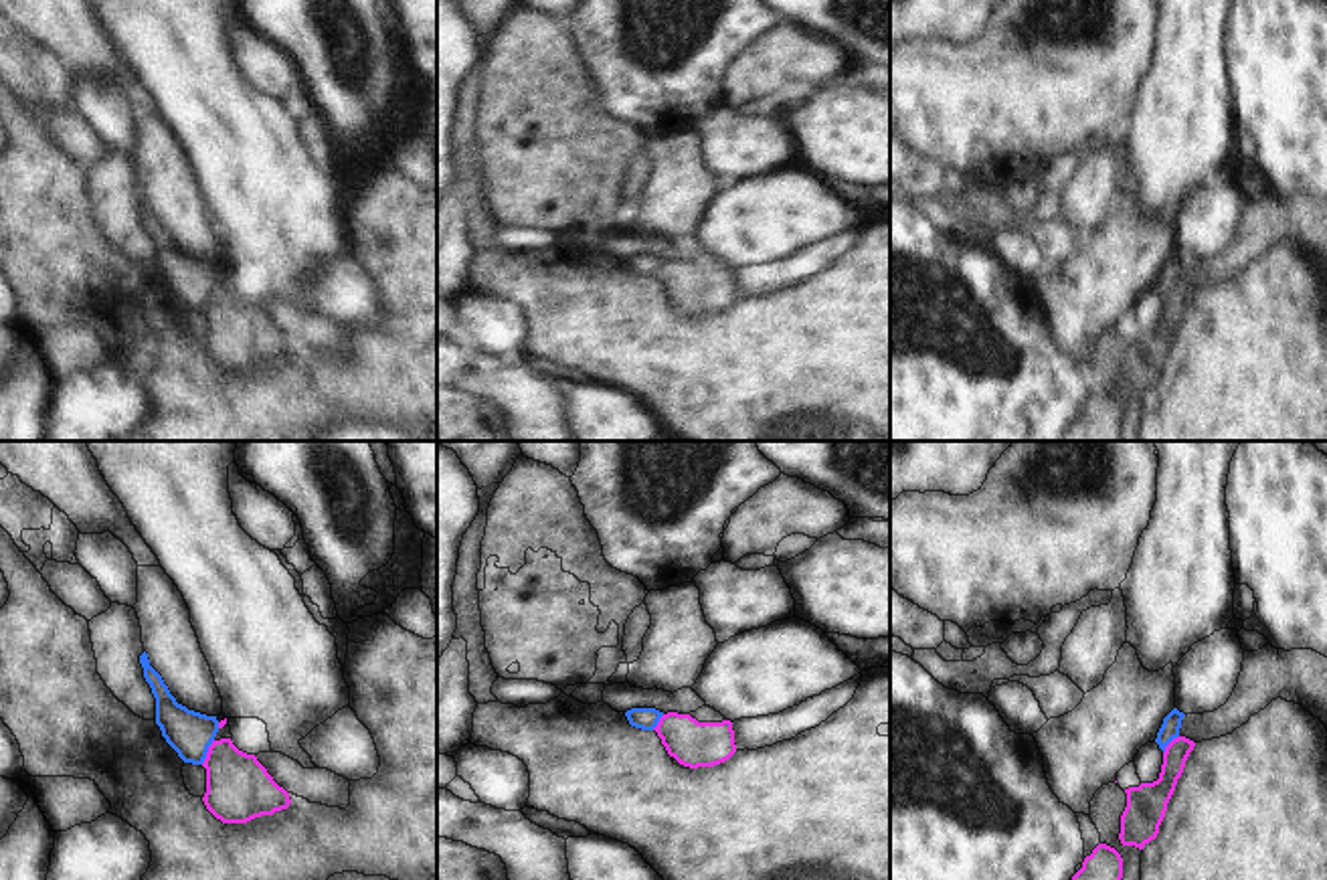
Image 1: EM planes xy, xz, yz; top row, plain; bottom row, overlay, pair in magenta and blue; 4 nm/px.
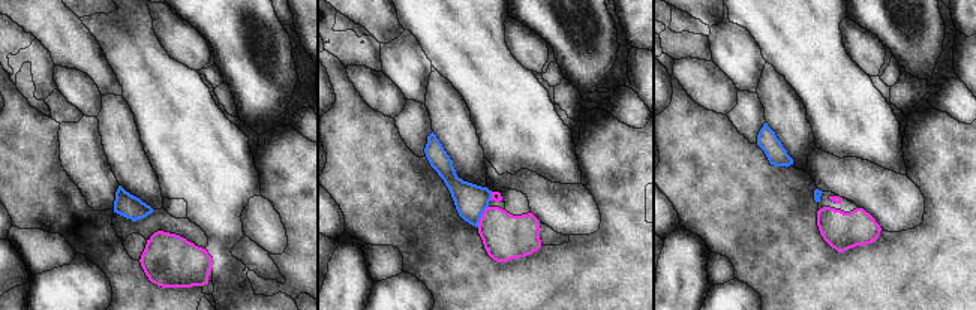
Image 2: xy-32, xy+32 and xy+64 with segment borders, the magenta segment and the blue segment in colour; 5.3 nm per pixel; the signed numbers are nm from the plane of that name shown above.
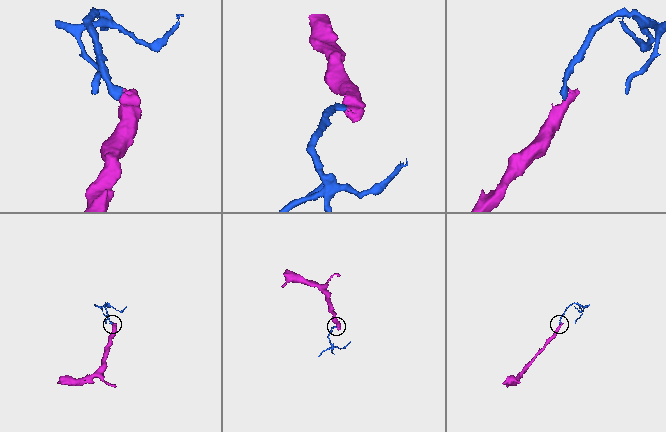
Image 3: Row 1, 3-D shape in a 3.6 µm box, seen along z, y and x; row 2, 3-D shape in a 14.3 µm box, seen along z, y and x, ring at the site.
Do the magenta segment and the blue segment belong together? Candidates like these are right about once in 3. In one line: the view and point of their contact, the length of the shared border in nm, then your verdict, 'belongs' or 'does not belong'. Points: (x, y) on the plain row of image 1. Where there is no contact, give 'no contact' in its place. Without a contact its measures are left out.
contact xy (209, 298); length 120 nm; does not belong

